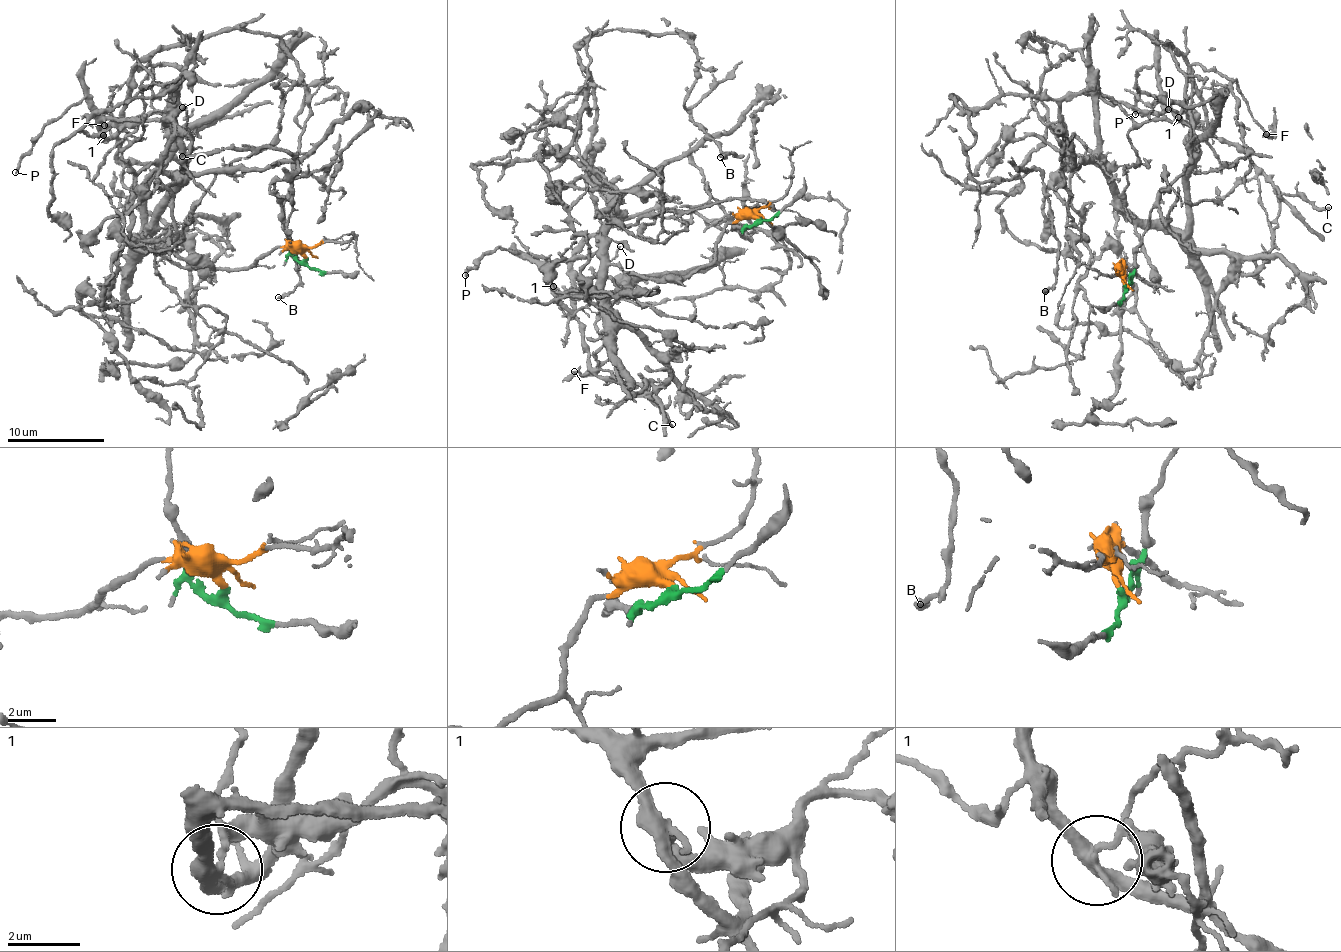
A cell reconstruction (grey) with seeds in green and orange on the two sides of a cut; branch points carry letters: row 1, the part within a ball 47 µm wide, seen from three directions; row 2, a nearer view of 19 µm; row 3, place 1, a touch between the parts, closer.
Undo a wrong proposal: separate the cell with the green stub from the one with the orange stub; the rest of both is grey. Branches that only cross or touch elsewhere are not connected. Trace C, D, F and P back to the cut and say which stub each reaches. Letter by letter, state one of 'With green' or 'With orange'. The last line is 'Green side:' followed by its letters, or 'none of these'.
C: With green
D: With orange
F: With green
P: With green
Green side: C, F, P

